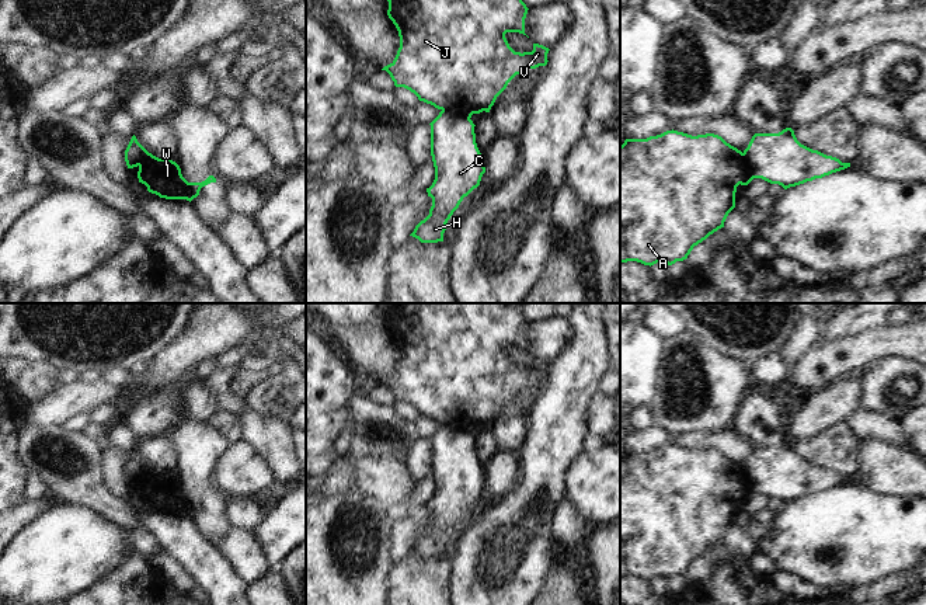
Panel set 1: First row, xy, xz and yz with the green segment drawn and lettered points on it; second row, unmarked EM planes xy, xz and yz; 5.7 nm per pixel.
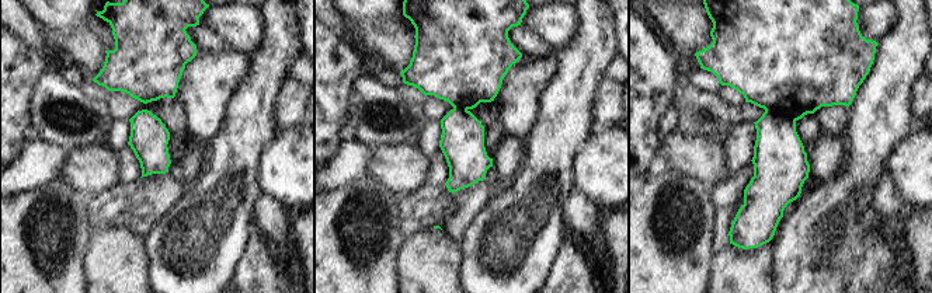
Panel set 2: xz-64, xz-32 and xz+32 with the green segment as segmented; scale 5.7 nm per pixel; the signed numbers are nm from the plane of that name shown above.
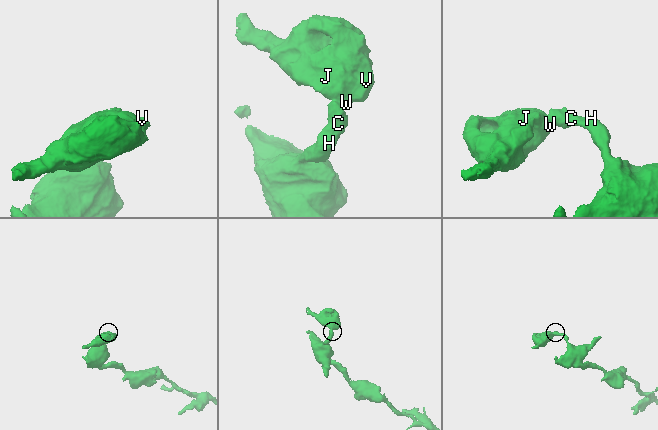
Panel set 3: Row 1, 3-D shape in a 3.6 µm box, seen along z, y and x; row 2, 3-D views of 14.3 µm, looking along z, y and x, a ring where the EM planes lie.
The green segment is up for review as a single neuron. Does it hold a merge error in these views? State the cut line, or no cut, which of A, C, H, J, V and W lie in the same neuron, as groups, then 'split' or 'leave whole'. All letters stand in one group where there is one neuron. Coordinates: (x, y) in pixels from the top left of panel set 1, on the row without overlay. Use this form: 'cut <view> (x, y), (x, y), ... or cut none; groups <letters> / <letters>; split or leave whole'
cut xz (442, 423), (458, 426), (469, 434); groups A J V W / C H; split

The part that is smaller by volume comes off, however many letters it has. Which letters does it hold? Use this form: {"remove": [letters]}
{"remove": ["A", "J", "V", "W"]}

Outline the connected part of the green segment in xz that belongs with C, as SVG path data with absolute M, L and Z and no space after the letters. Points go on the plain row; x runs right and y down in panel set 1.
M442 424L429 439L435 494L427 507L432 521L410 549L421 557L443 556L448 535L485 487L471 434L453 424Z

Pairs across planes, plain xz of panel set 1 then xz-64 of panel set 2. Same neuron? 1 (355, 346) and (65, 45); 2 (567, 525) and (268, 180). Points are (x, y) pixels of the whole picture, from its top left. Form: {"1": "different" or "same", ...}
{"1": "same", "2": "different"}

